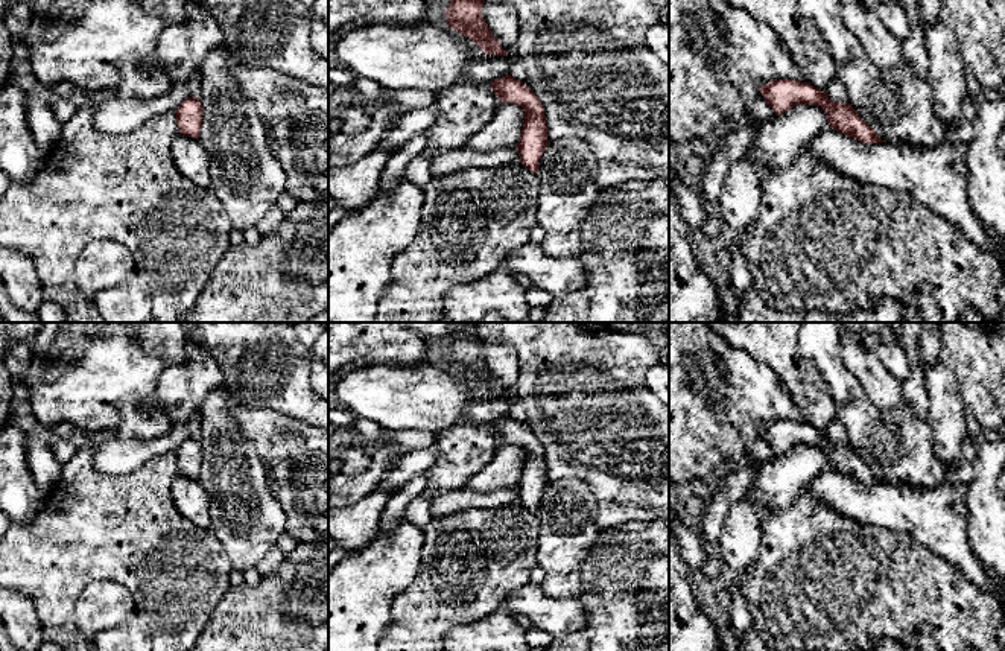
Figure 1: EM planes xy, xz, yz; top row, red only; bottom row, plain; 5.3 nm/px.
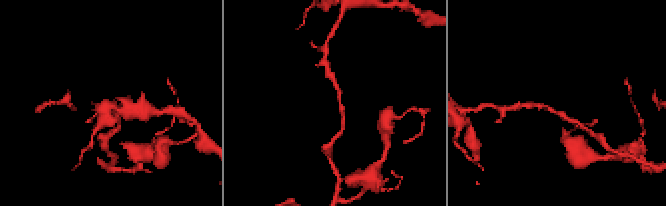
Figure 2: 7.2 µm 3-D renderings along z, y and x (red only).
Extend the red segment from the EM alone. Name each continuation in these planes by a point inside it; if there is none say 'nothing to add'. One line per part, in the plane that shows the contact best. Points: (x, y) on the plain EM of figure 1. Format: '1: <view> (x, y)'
nothing to add

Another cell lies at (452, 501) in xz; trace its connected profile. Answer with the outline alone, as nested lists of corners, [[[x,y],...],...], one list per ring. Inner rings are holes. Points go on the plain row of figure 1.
[[[517,487],[502,488],[491,493],[456,488],[430,499],[430,516],[442,517],[468,508],[491,508],[518,502],[520,491]]]

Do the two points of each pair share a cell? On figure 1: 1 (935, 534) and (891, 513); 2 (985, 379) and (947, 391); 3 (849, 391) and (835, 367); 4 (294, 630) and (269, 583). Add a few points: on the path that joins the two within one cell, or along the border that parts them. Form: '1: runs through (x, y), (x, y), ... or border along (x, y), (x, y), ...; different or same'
1: runs through (925, 523), (914, 513), (902, 513); same
2: border along (938, 359), (954, 373), (966, 406); different
3: runs through (843, 385), (835, 373); same
4: runs through (282, 621), (278, 612), (269, 603), (269, 595); same

